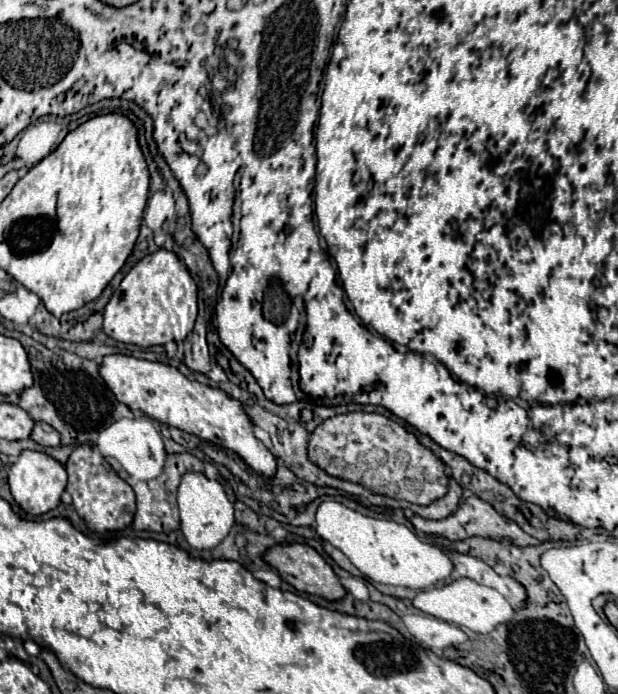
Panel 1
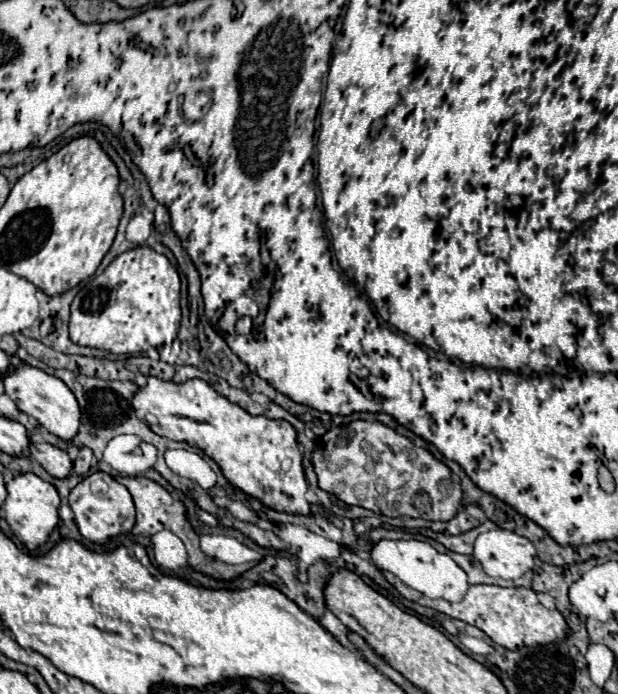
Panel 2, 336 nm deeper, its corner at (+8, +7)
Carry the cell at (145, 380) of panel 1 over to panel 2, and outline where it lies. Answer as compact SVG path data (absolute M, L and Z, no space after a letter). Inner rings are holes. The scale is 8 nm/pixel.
M148 377L146 387L140 387L134 401L134 409L138 411L138 419L146 423L156 435L168 437L178 443L188 443L192 447L198 447L204 451L206 457L210 457L218 467L222 469L222 475L238 489L242 489L246 495L256 497L260 503L274 511L294 513L294 515L310 515L310 503L306 499L308 481L302 467L302 455L296 439L296 429L284 421L284 419L268 419L268 417L254 417L242 407L230 403L220 393L216 393L206 381L192 379L186 383L172 383L162 381L156 377Z

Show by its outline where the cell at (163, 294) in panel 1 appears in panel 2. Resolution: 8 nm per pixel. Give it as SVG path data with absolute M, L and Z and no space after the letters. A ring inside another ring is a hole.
M140 245L118 255L100 275L88 279L70 305L70 339L84 347L106 349L116 355L132 355L150 347L172 345L180 327L180 277L176 267L154 249Z

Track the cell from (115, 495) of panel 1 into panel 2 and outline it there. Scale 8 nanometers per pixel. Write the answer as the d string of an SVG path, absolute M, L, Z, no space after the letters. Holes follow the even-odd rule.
M102 471L88 475L80 485L76 485L70 493L68 503L74 511L74 519L76 519L76 525L82 533L82 537L86 537L88 541L98 543L98 545L106 543L110 537L128 533L136 521L134 503L132 503L132 495L128 493L128 489Z

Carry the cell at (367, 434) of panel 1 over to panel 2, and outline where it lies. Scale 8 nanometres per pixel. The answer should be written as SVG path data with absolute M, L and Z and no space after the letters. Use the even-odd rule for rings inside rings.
M352 421L350 425L332 427L324 437L318 439L314 455L312 455L314 471L318 475L318 485L336 495L340 501L348 505L360 505L376 515L386 517L412 517L426 521L448 521L462 505L462 489L452 487L450 469L438 461L430 451L416 447L410 439L398 435L394 429L378 423L378 421Z

